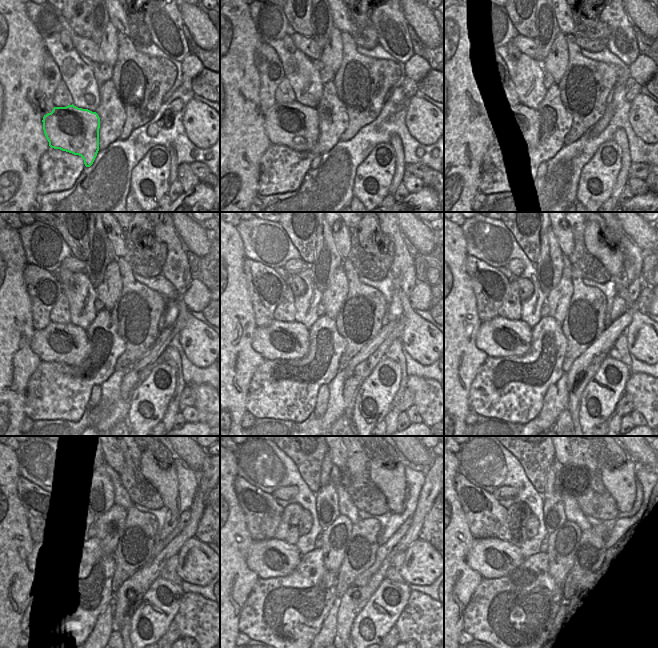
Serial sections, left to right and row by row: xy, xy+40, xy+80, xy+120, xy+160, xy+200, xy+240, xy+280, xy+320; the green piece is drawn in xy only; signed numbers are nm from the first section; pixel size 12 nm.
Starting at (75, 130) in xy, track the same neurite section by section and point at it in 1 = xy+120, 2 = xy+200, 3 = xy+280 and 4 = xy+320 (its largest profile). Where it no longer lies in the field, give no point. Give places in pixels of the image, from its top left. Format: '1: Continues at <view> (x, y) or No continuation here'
1: Continues at xy+120 (67, 343)
2: Continues at xy+200 (499, 337)
3: Continues at xy+280 (270, 558)
4: Continues at xy+320 (492, 558).

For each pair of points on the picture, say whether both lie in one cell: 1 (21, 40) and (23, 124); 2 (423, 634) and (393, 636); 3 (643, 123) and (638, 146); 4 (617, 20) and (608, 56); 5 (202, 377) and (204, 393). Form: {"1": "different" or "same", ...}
{"1": "same", "2": "different", "3": "different", "4": "different", "5": "different"}

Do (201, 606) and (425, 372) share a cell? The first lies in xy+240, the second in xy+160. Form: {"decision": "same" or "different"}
{"decision": "different"}

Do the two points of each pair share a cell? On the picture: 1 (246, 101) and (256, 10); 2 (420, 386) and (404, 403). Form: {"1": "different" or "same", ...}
{"1": "different", "2": "different"}

